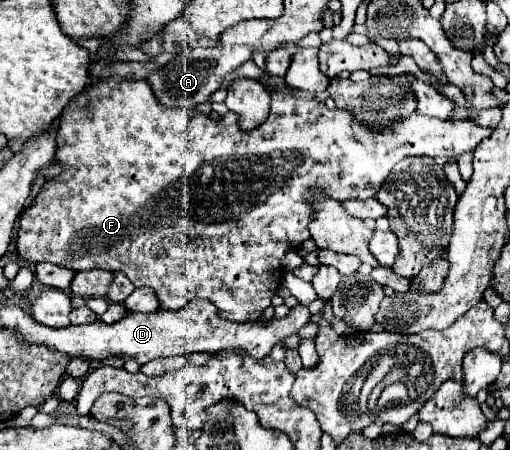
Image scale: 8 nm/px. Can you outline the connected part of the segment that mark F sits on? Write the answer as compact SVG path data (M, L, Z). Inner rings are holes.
M109 76L107 80L99 80L95 86L89 86L89 90L77 94L71 104L65 106L61 118L59 118L59 130L57 130L57 150L55 150L55 162L63 166L63 172L55 178L47 178L45 186L41 188L39 196L35 198L33 206L27 208L21 216L23 228L19 232L17 240L17 252L19 256L29 262L51 262L63 268L71 268L75 272L81 270L93 270L103 268L111 272L123 272L135 286L149 286L155 290L161 308L165 310L177 310L185 306L193 298L207 298L215 302L219 308L219 314L231 322L255 322L263 316L263 310L271 304L271 298L275 296L277 288L281 286L283 270L281 270L281 258L291 250L301 246L309 236L309 220L311 220L311 206L307 202L307 190L321 188L323 196L329 196L337 202L343 200L367 200L373 198L387 178L387 174L393 170L393 166L403 160L405 156L459 156L463 152L473 152L483 138L491 136L491 128L483 128L471 120L465 122L451 122L451 120L439 120L439 118L427 118L417 112L413 112L407 118L389 122L387 126L369 126L355 118L353 112L333 108L329 110L323 102L311 100L311 98L296 98L283 91L272 93L271 110L267 122L259 126L259 130L251 130L251 134L243 134L239 126L235 126L235 116L225 114L223 120L207 118L207 114L199 110L167 110L165 106L159 106L155 96L151 94L151 88L145 80L121 80L119 76Z

